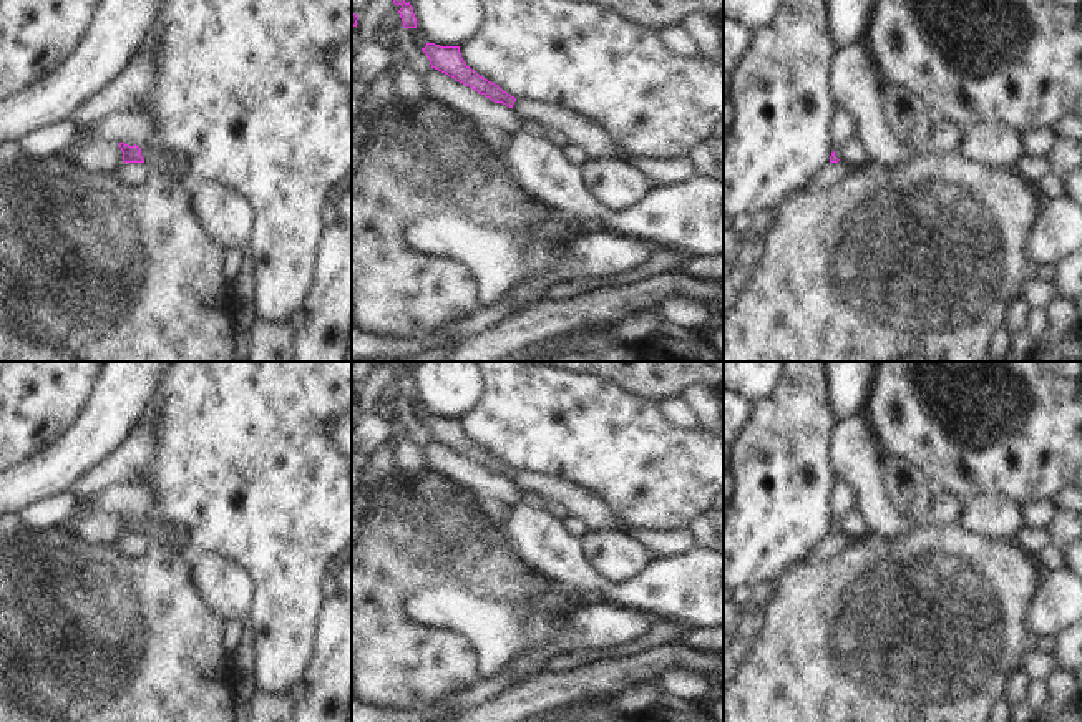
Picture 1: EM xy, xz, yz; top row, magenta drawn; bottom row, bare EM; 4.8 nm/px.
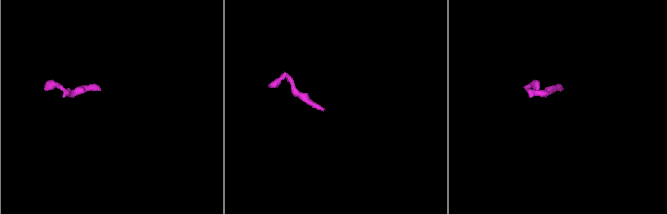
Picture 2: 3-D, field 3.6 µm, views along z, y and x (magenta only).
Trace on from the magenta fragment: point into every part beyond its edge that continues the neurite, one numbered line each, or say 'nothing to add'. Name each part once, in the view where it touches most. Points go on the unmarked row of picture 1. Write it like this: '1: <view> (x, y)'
1: xy (156, 530).

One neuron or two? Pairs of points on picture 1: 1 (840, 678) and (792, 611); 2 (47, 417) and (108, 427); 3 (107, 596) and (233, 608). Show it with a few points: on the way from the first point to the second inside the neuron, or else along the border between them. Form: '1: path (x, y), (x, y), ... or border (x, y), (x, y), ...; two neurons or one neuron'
1: path (840, 661), (809, 628); one neuron
2: border (93, 389), (80, 415), (45, 450); two neurons
3: border (191, 571), (191, 580), (201, 598), (224, 619); two neurons

